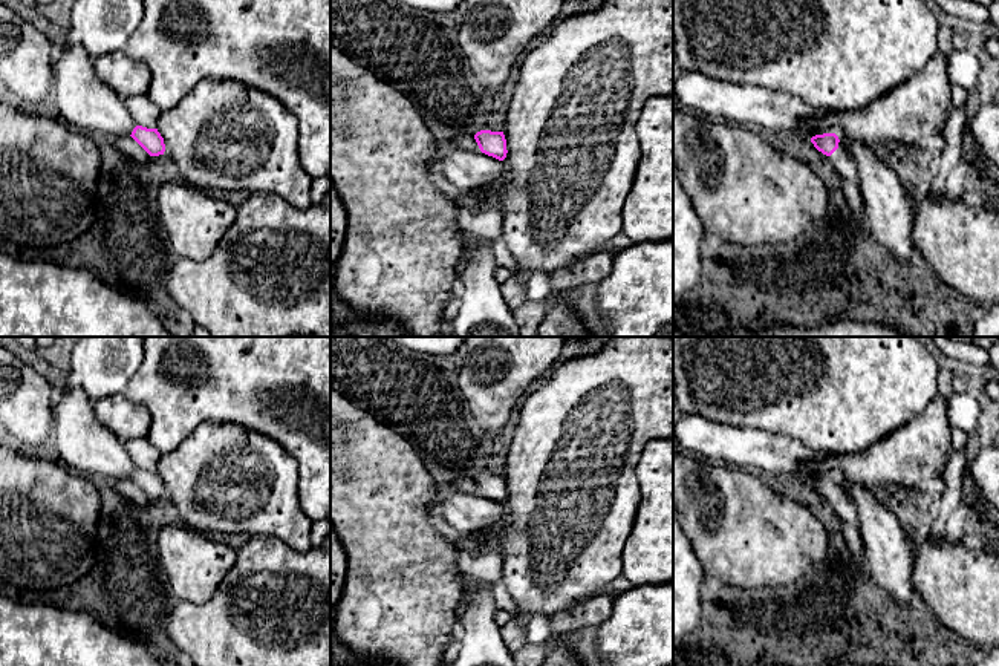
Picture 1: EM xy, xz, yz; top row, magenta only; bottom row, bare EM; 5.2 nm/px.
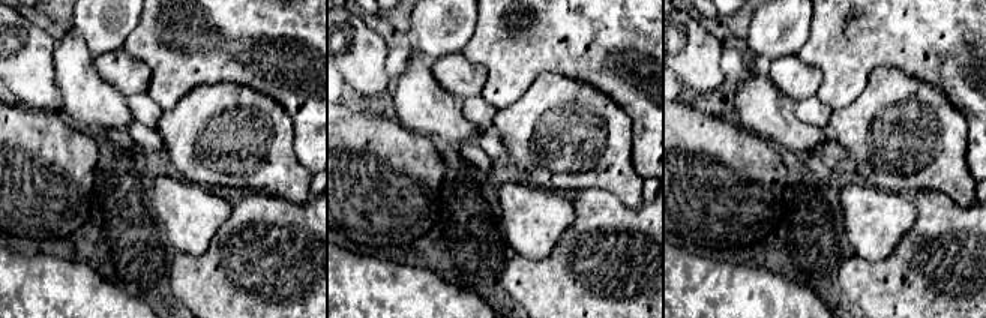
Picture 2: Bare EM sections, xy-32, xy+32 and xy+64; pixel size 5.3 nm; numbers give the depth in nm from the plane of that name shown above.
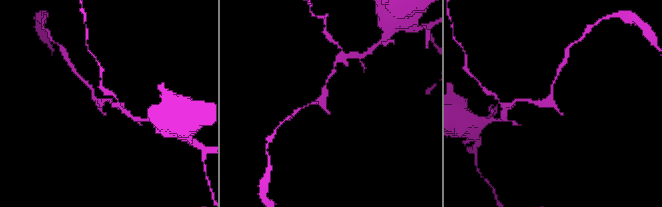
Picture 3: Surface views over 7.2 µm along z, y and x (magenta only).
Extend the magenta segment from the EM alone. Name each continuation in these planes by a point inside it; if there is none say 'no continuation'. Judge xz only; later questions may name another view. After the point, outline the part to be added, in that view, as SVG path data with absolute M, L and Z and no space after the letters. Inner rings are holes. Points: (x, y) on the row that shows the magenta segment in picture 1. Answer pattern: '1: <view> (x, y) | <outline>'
no continuation

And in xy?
no continuation

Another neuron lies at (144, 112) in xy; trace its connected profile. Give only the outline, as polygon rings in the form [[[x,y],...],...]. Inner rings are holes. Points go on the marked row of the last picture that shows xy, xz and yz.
[[[147,95],[130,96],[124,100],[124,104],[136,126],[147,129],[158,127],[158,119],[162,113],[162,109],[158,107]]]

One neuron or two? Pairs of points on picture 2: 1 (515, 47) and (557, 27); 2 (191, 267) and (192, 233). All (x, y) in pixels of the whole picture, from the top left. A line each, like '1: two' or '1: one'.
1: one
2: two

